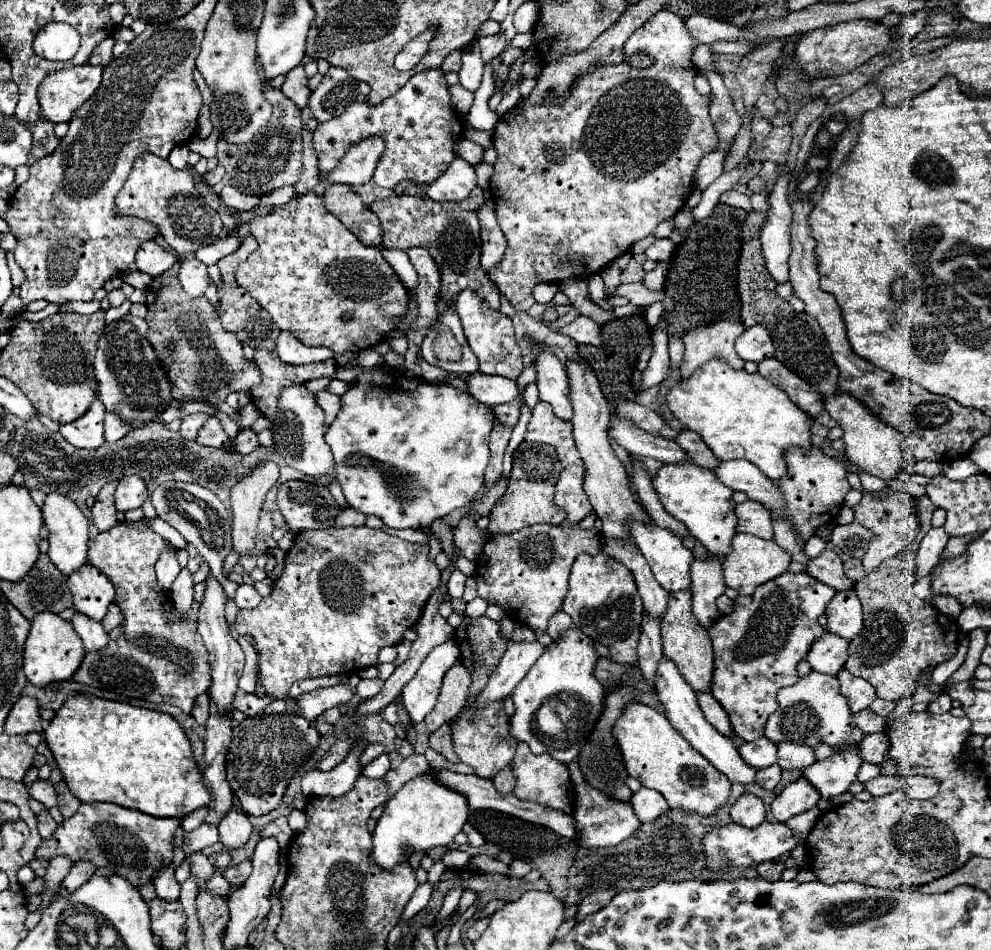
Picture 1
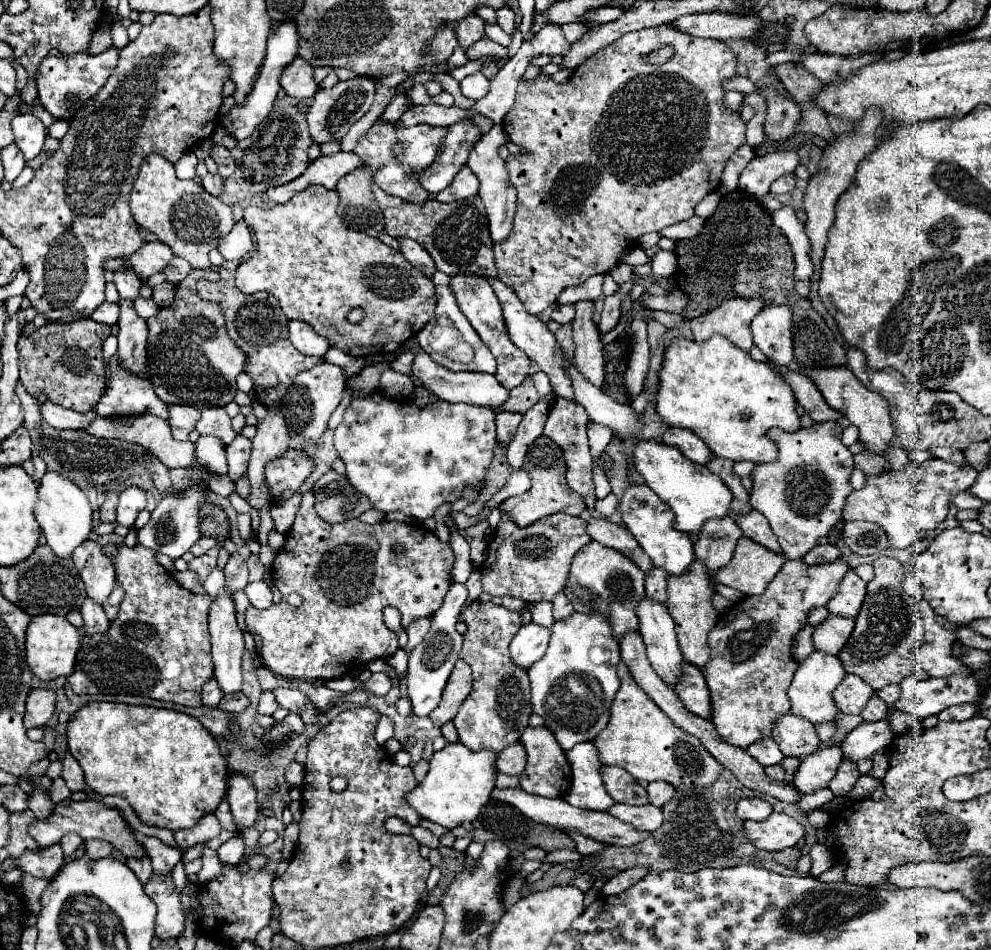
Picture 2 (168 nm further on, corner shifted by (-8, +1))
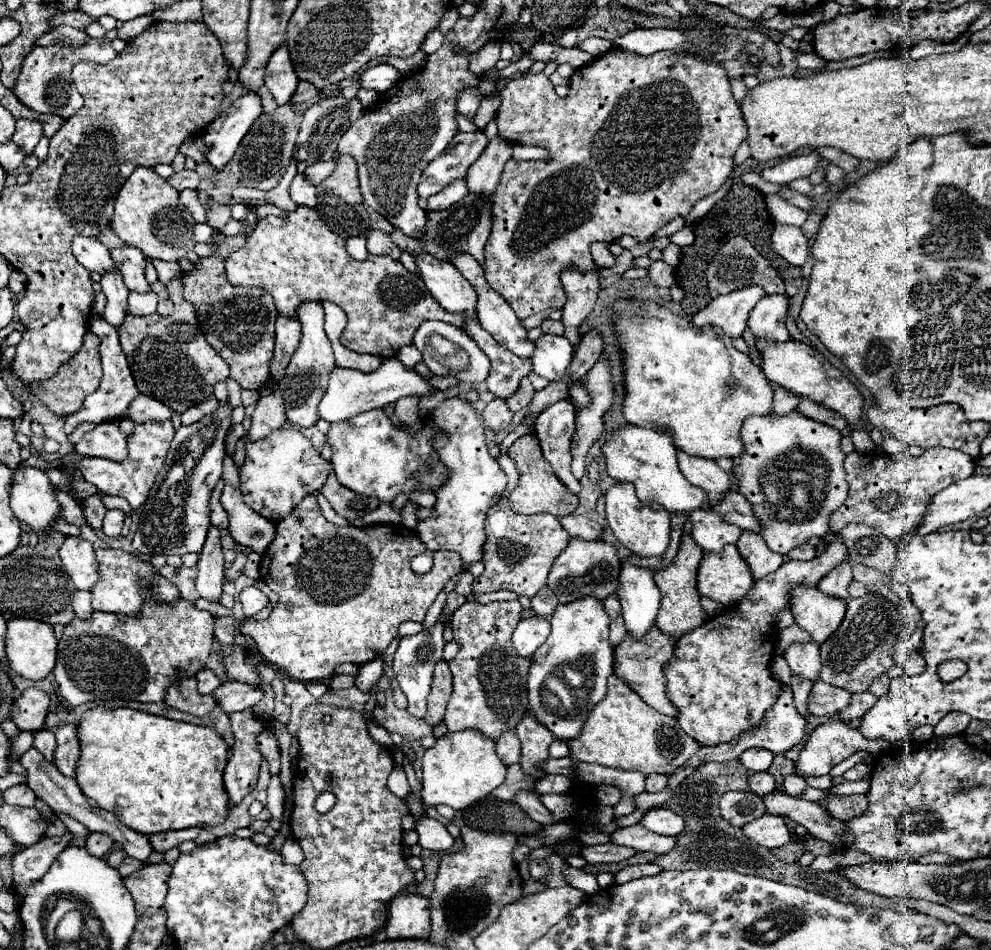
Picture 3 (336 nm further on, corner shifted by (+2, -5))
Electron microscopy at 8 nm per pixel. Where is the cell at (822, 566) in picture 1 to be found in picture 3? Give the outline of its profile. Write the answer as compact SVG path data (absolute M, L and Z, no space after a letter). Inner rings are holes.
M801 544L797 548L793 548L789 554L787 554L789 560L813 560L815 558L815 548L811 544Z

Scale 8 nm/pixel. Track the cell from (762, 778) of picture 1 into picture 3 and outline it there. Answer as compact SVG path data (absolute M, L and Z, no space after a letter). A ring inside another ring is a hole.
M757 772L757 774L749 774L747 778L749 790L757 796L765 796L769 792L775 792L775 780L769 772Z

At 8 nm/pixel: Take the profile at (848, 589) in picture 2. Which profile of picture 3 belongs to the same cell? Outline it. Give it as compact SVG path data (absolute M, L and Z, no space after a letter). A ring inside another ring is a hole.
M845 560L841 562L837 568L833 568L827 576L823 576L817 584L817 588L821 588L821 592L829 594L829 596L839 596L839 598L847 598L847 588L851 584L853 576L851 576L851 564Z

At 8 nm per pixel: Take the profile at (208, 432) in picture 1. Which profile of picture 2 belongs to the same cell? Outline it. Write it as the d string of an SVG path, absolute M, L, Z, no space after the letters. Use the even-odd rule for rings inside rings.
M207 408L201 412L201 420L197 422L197 432L201 436L215 436L223 444L229 444L237 434L231 428L231 418L223 408Z

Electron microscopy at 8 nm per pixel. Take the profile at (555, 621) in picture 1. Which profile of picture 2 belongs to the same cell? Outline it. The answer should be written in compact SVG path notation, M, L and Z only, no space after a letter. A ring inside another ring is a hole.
M557 594L557 596L555 596L555 602L553 602L553 618L555 618L557 622L561 622L561 620L569 618L571 612L575 612L575 610L573 610L571 602L567 600L567 596L565 596L565 594Z

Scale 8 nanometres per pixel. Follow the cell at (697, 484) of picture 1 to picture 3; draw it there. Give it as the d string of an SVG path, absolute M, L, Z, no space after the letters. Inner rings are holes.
M637 424L619 426L603 442L601 452L605 456L607 474L617 482L633 482L637 488L637 496L649 502L653 508L663 506L669 514L673 512L691 514L693 510L707 506L705 492L689 484L681 474L677 464L677 448L667 428L651 428Z

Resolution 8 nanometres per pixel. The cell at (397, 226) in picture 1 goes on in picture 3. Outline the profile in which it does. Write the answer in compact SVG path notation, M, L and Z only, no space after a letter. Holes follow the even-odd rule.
M467 194L463 200L459 200L457 204L453 204L447 210L441 212L429 212L429 224L425 228L425 236L421 240L417 238L409 238L403 232L393 232L389 234L391 240L405 252L417 254L417 252L429 252L441 260L449 260L449 256L459 254L459 252L467 252L471 254L479 264L483 264L483 248L487 244L487 238L491 234L491 208L493 208L493 200L489 198L489 194Z

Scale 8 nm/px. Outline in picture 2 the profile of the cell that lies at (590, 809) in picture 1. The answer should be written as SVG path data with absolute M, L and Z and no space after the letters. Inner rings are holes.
M615 802L611 808L605 810L607 814L619 818L621 822L631 824L635 830L643 832L653 832L663 824L663 814L659 808L645 804L645 806L631 806L623 802Z

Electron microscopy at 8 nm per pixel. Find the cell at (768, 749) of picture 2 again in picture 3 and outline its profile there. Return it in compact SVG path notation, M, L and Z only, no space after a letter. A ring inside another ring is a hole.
M749 748L739 756L739 760L749 772L765 772L771 766L773 754L763 748Z

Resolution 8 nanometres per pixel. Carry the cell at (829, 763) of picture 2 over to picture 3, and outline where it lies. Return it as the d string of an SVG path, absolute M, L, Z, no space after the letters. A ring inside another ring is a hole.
M839 714L829 718L829 722L817 726L813 730L813 734L809 736L807 744L803 746L801 750L801 756L799 756L799 762L797 762L797 774L799 776L821 776L821 774L829 774L829 770L843 762L845 758L849 758L851 754L863 750L863 752L869 752L869 754L881 754L883 750L889 750L891 748L891 742L887 740L871 740L871 738L865 738L859 728L853 728L849 722L845 722Z

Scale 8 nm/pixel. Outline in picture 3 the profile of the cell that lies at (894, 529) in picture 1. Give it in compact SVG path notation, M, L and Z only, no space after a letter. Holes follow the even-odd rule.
M929 448L917 458L905 452L901 454L851 452L845 458L849 498L831 514L829 518L831 532L841 532L847 526L847 522L863 522L881 530L897 544L911 528L921 524L929 500L937 492L941 492L941 488L947 488L949 484L961 478L969 478L973 468L975 460L969 454L949 448Z

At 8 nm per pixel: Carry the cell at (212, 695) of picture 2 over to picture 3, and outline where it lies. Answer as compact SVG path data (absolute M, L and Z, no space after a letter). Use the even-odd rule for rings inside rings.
M203 668L203 670L197 672L197 682L199 682L199 692L201 694L213 694L213 690L221 684L209 668Z

